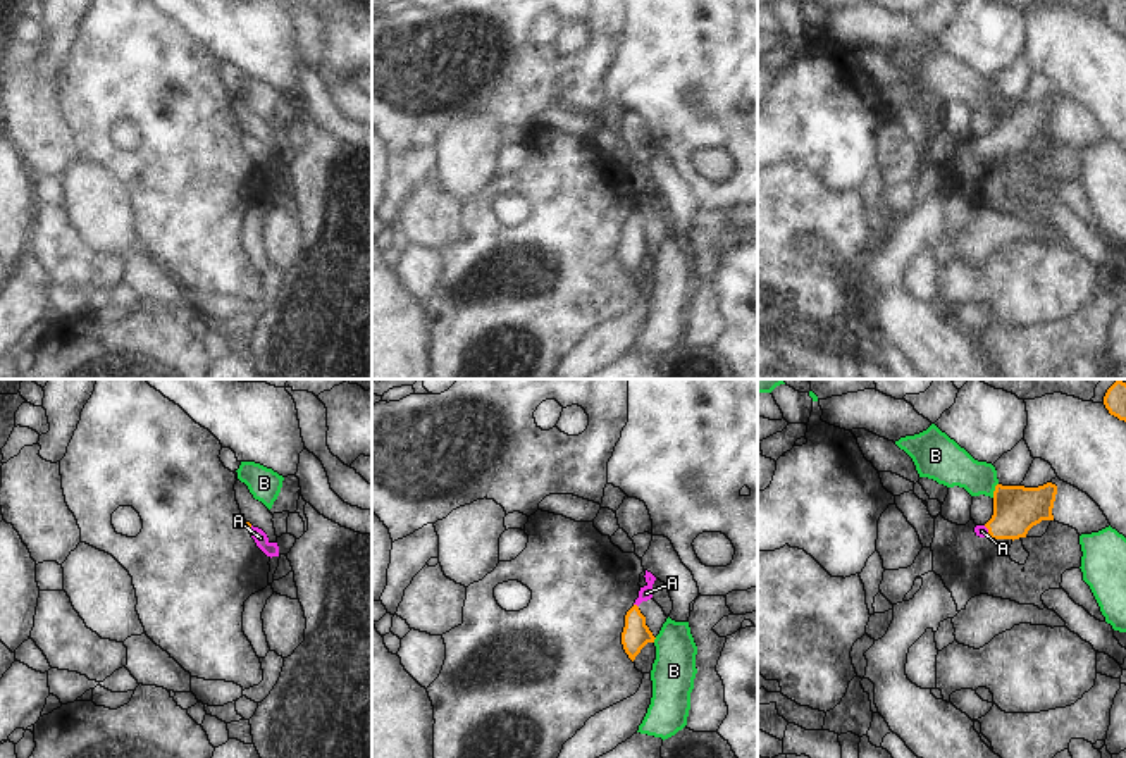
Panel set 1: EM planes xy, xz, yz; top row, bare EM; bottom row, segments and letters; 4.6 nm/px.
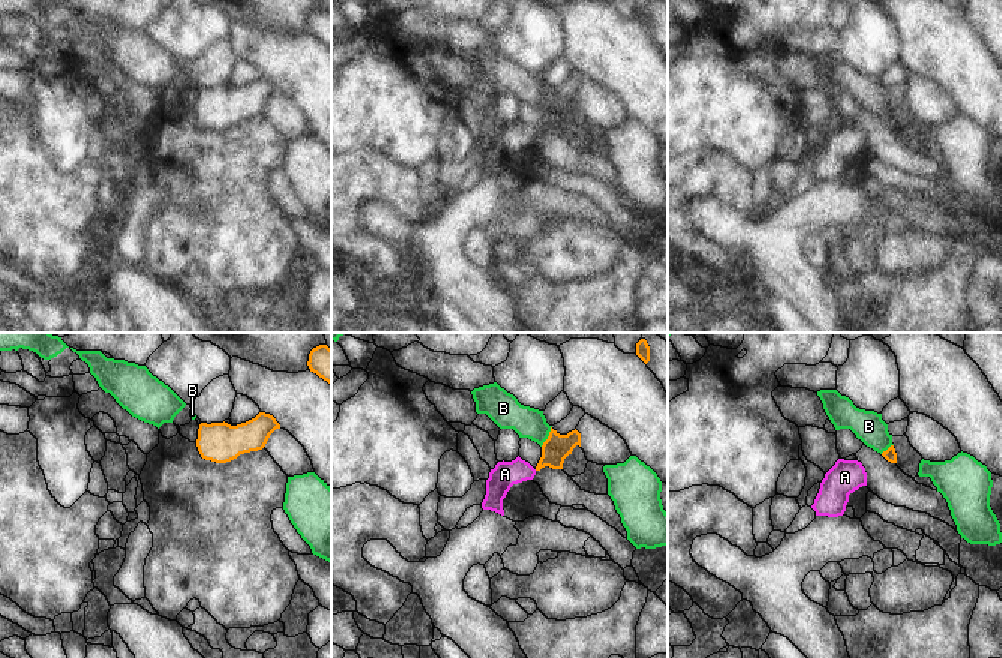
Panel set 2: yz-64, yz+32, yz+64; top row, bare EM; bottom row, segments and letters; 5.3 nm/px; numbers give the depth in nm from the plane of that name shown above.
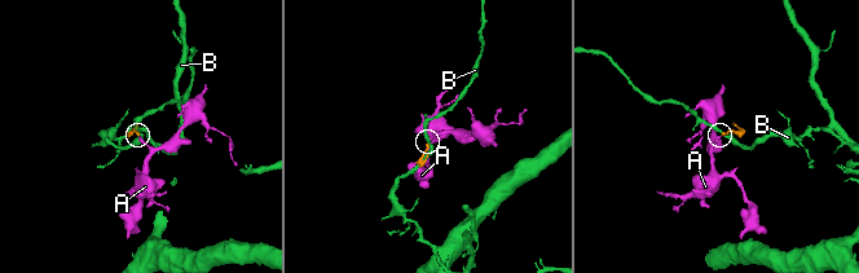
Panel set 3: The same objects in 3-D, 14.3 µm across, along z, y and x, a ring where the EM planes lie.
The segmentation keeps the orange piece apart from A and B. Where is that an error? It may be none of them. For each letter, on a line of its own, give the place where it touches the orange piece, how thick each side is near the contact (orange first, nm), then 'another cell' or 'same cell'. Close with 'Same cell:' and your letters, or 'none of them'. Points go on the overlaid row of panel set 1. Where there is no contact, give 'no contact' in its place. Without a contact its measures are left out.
A: meets orange in xz at (636, 605); 130 nm thick on the orange side, 60 nm on the other; same cell
B: meets orange in yz at (996, 490); 220 nm thick on the orange side, 200 nm on the other; another cell
Same cell: A

